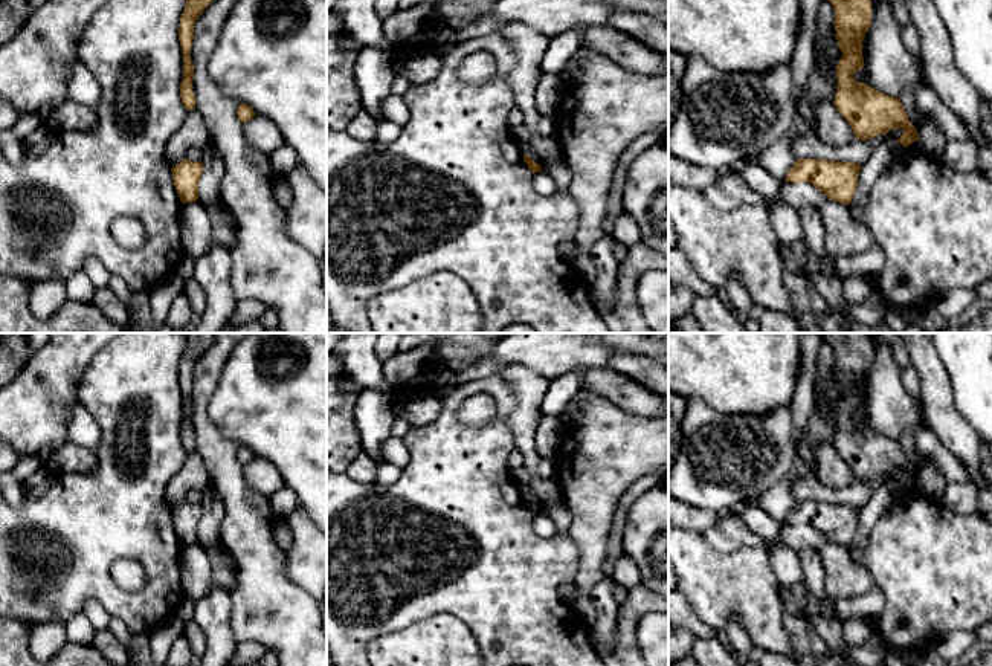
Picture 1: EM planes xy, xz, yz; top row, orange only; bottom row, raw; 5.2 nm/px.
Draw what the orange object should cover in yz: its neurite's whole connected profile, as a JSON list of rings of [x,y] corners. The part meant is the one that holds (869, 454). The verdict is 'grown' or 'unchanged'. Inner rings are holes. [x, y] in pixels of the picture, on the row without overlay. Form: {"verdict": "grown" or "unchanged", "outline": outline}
{"verdict": "unchanged", "outline": [[[827,333],[827,342],[835,351],[835,373],[838,388],[842,394],[836,406],[838,432],[833,448],[841,458],[849,464],[855,481],[871,481],[879,477],[887,477],[893,470],[902,470],[903,477],[897,481],[903,489],[919,483],[917,470],[908,463],[908,457],[899,440],[884,437],[865,425],[856,425],[853,415],[862,412],[862,383],[871,367],[871,339],[868,333]]]}

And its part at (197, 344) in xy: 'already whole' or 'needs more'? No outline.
already whole

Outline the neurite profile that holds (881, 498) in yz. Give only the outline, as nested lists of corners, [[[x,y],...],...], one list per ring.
[[[894,481],[882,483],[871,493],[870,500],[861,507],[858,529],[850,545],[864,550],[868,544],[868,536],[876,521],[885,509],[905,492],[907,489]]]

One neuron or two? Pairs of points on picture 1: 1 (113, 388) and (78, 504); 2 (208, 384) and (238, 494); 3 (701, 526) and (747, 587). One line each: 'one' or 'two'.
1: one
2: one
3: two

